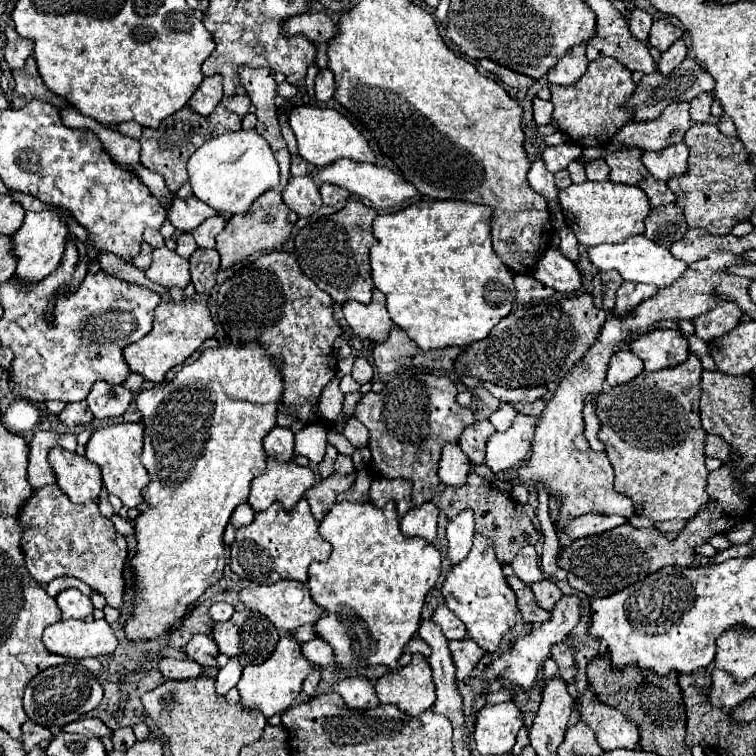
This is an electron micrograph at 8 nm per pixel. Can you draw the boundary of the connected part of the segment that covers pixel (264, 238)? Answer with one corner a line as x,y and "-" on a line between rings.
266,190
262,196
258,196
254,200
254,204
250,206
250,212
232,216
228,220
226,228
216,236
216,250
220,252
222,268
228,268
228,266
240,262
242,258
246,258
254,252
262,254
262,252
268,252
268,250
282,248
282,244
288,240
296,220
298,220
296,212
292,212
284,204
282,194
278,190

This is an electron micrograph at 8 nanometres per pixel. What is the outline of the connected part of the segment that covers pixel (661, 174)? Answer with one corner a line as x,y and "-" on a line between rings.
680,142
680,144
668,146
660,152
644,152
642,162
654,178
668,182
670,178
676,178
682,172
686,174
686,170
688,170
688,146
684,142

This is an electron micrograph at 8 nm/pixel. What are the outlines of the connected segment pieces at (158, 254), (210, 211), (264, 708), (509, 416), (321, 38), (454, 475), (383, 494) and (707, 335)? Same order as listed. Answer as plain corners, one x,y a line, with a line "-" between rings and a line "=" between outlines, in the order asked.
168,248
152,250
152,264
146,270
146,276
164,288
186,288
190,284
188,260
=
190,196
186,200
174,198
170,210
168,210
168,220
172,226
180,232
192,232
196,230
204,220
218,216
220,212
204,204
202,200
196,200
196,196
=
282,636
274,654
262,662
262,664
248,664
242,670
242,676
236,684
236,690
240,694
240,704
246,712
260,710
266,718
272,718
274,714
280,714
290,708
292,700
302,690
302,680
308,676
308,668
314,668
312,662
308,662
300,654
300,642
292,640
290,636
=
502,404
502,406
490,416
490,422
494,424
494,428
496,428
498,432
504,432
504,430
508,430
508,428
512,426
514,416
516,416
514,406
510,406
510,404
=
306,12
288,18
284,22
286,34
302,34
316,46
316,66
326,68
326,48
328,42
338,34
338,26
324,12
=
446,444
440,464
438,464
438,478
446,486
462,486
470,472
470,460
460,452
458,444
=
374,478
372,486
370,486
370,502
376,508
384,508
384,504
388,500
396,502
396,512
400,516
404,516
410,508
412,508
412,500
410,500
410,492
412,492
412,482
410,480
402,480
402,478
=
718,302
710,312
704,312
692,320
694,328
696,328
696,336
702,338
704,342
710,342
710,340
730,332
740,322
742,314
744,312
738,308
738,304

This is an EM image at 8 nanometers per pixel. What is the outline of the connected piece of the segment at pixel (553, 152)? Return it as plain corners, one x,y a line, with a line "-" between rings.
566,142
566,144
560,144
560,146
546,146
542,150
544,166
550,172
564,170
572,160
576,160
580,156
582,156
582,148
574,142

